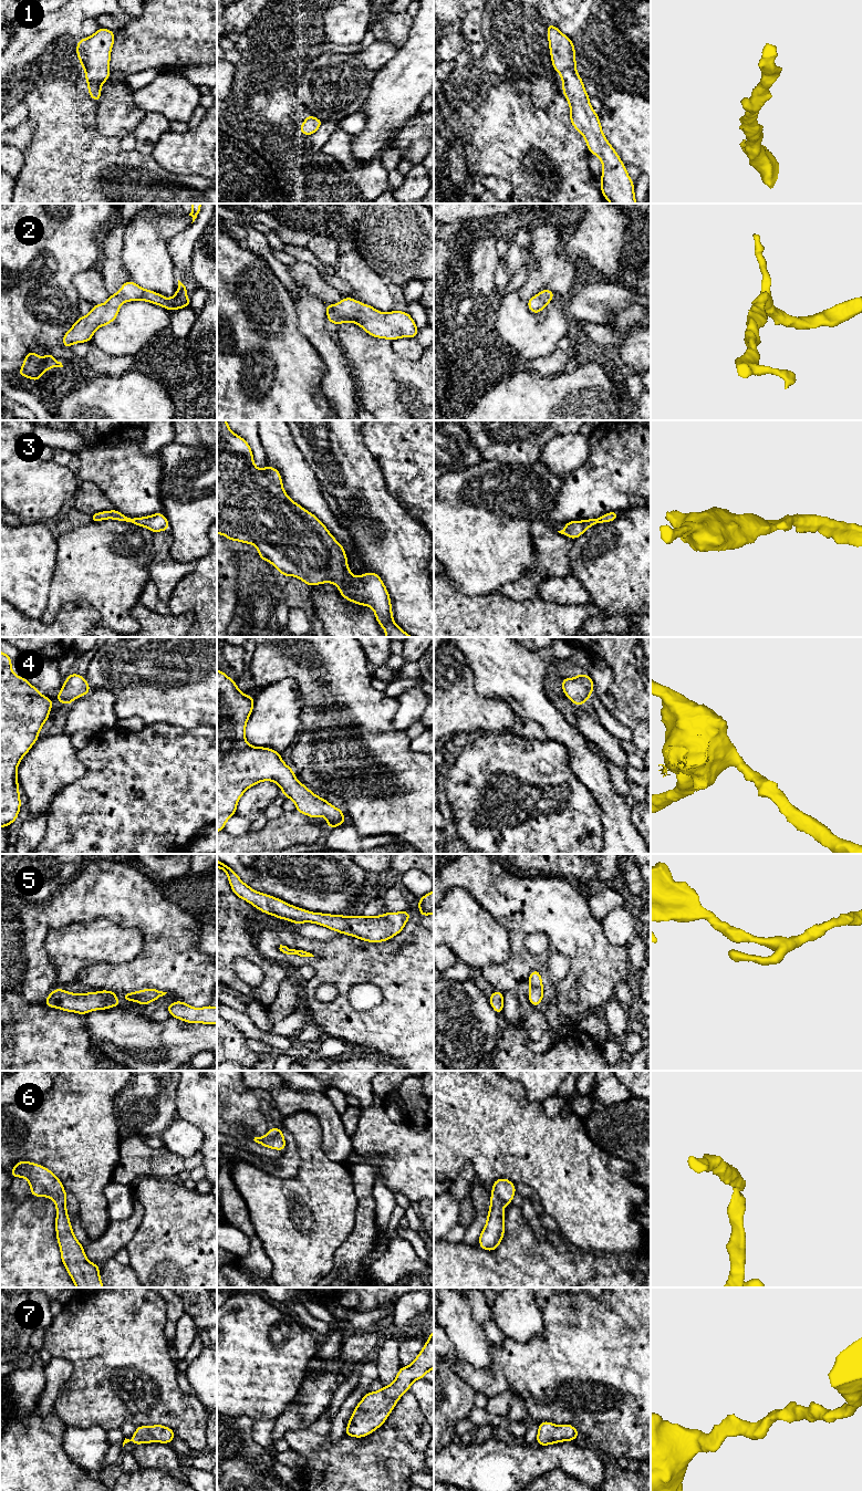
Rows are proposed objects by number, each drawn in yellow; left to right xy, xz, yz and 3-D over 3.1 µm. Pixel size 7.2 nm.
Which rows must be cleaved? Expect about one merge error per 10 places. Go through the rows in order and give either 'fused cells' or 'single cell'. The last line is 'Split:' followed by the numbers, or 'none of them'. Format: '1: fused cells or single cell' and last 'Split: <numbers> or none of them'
1: single cell
2: single cell
3: single cell
4: single cell
5: single cell
6: single cell
7: single cell
Split: none of them

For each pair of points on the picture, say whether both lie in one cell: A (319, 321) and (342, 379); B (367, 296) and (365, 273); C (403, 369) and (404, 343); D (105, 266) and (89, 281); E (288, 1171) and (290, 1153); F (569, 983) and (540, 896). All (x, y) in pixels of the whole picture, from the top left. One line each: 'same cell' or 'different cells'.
A: same cell
B: same cell
C: different cells
D: different cells
E: same cell
F: same cell

